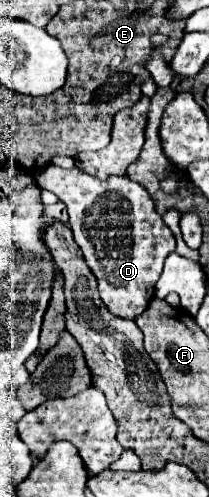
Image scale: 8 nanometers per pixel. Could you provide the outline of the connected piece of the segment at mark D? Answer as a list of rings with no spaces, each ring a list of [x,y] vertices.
[[[47,165],[37,173],[37,185],[53,191],[69,211],[69,225],[75,243],[81,247],[87,265],[99,283],[99,295],[115,317],[135,319],[155,295],[155,283],[163,271],[163,261],[175,251],[175,237],[155,213],[149,193],[127,177],[99,181],[73,169]]]

